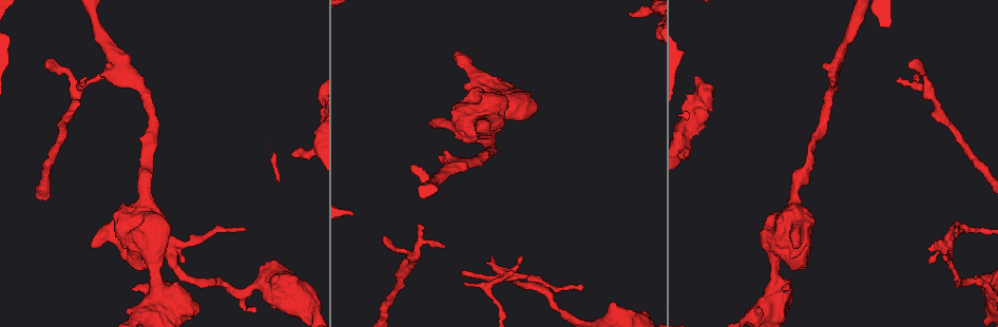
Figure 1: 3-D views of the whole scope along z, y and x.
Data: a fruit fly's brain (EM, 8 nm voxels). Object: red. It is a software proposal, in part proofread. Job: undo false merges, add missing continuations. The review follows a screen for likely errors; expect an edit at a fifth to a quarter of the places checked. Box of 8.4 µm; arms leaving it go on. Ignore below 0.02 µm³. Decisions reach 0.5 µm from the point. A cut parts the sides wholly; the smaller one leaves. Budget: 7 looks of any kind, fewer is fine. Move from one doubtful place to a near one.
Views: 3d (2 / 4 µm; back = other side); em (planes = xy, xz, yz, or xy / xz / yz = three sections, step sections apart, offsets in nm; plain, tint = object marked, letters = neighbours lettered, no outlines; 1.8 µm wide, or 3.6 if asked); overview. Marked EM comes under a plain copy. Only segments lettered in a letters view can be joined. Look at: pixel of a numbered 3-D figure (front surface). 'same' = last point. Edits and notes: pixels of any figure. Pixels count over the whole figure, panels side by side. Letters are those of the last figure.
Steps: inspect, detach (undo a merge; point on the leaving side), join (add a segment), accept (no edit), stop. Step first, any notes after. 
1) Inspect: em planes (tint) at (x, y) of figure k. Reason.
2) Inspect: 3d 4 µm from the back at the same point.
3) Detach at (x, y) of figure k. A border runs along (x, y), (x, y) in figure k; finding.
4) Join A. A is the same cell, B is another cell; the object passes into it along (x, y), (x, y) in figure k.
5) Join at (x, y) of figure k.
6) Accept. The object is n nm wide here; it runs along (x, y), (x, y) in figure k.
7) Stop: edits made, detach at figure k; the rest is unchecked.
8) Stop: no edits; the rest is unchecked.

Inspect: 3d 4 µm at (689, 154) of figure 1. Free end.

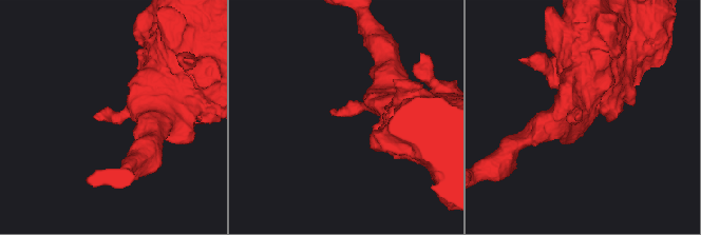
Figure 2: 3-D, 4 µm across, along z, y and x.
Inspect: em planes (letters) at (333, 114) of figure 2. Now the EM.

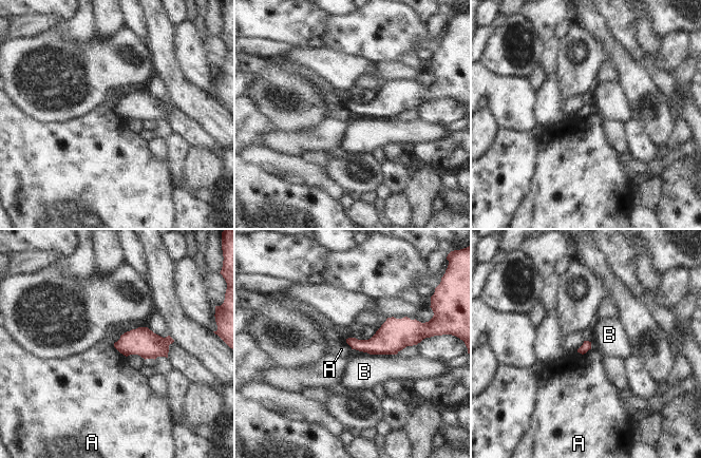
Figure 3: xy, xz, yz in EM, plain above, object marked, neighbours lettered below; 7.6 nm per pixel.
Accept. A and B are other cells; a border runs along (113, 344), (126, 357) in figure 3; none of them fits.

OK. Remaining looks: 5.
Inspect: 3d 2 µm at (171, 249) of figure 1. Branch point.

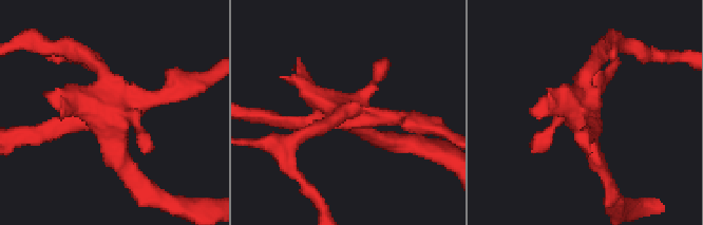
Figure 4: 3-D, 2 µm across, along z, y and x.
Inspect: em xz step 16 (letters) at (348, 110) of figure 4. Now the EM.

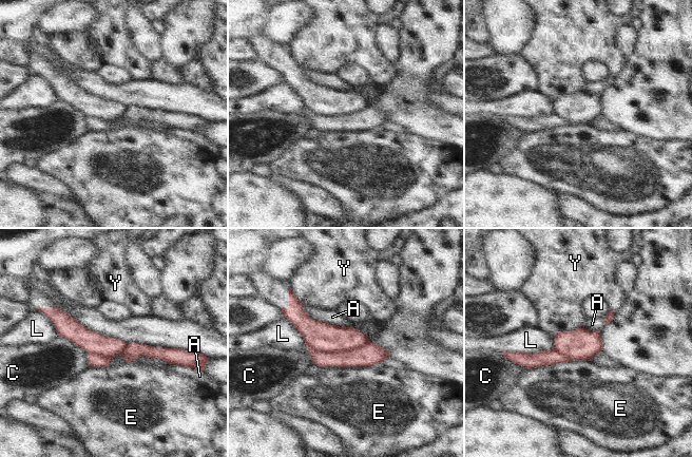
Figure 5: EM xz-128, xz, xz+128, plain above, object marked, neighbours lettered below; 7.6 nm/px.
Detach at (371, 354) of figure 5. A, C, E, L and Y are other cells; the part that leaves runs along (311, 350), (323, 359), (386, 354) in figure 5; a second neuron is stuck on.

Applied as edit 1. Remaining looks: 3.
Inspect: 3d 2 µm at (430, 122) of figure 1. Branch stops here.

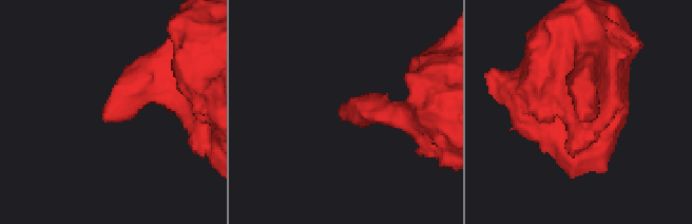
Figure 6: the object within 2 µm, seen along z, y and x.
Inspect: em planes (letters) at (581, 121) of figure 6. Need the tissue.

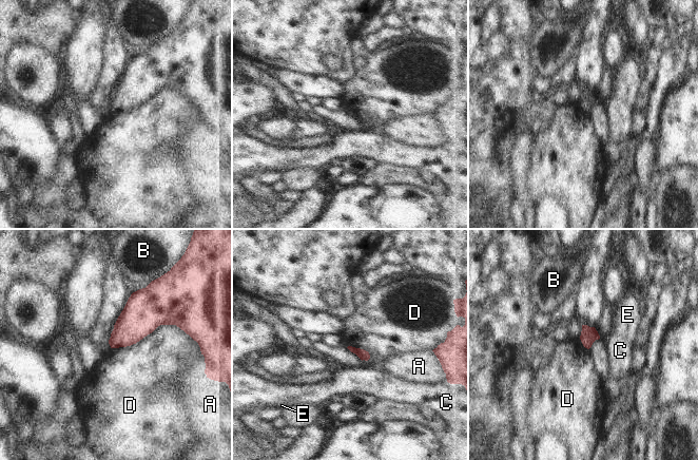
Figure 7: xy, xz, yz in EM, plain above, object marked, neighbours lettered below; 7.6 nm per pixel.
Accept. The longest contact is with D, 600 nm; A, B, C, D and E are other cells; a border runs along (186, 332), (158, 325), (111, 348) in figure 7; no lettered segment goes on from it.

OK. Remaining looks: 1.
Stop: edits made, detach at figure 5; the rest is unchecked.

